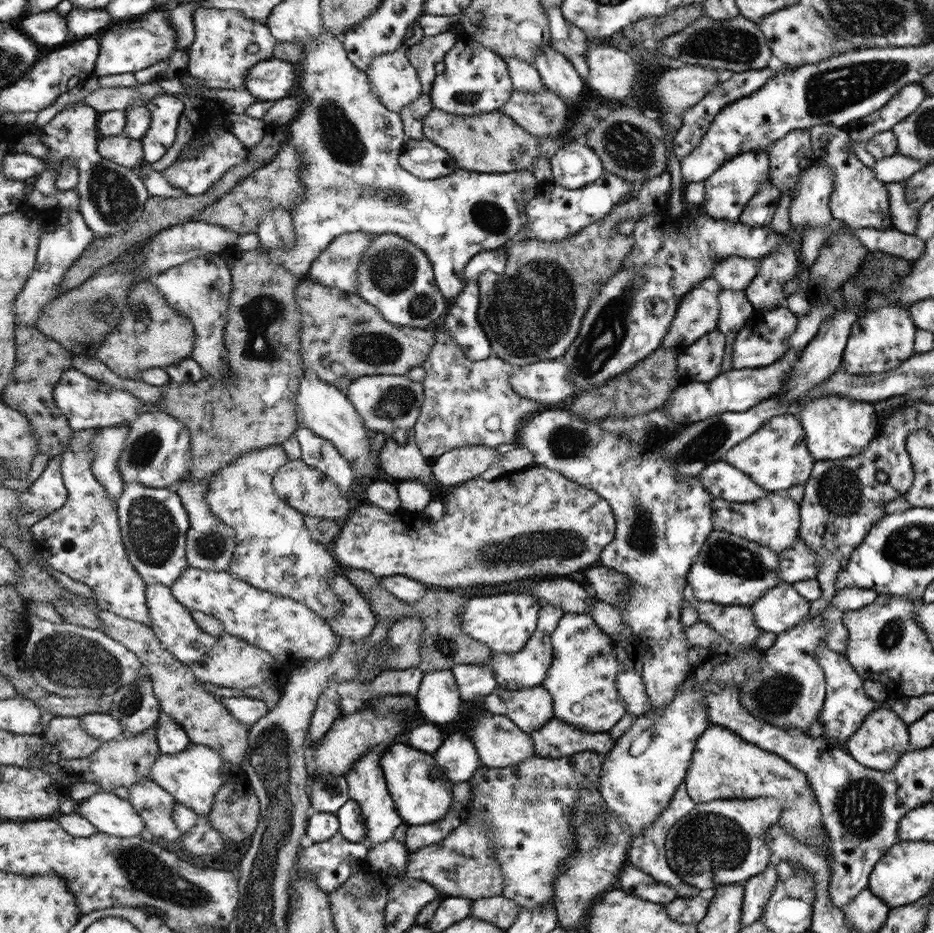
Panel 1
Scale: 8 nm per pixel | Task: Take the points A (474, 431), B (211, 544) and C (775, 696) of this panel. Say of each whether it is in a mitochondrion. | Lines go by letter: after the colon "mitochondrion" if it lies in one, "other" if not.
A: other
B: mitochondrion
C: mitochondrion

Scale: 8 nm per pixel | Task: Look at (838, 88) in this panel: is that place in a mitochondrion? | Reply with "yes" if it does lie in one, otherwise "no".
yes

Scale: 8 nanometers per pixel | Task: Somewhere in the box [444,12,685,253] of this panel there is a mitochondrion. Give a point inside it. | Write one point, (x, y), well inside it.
(629, 146)

